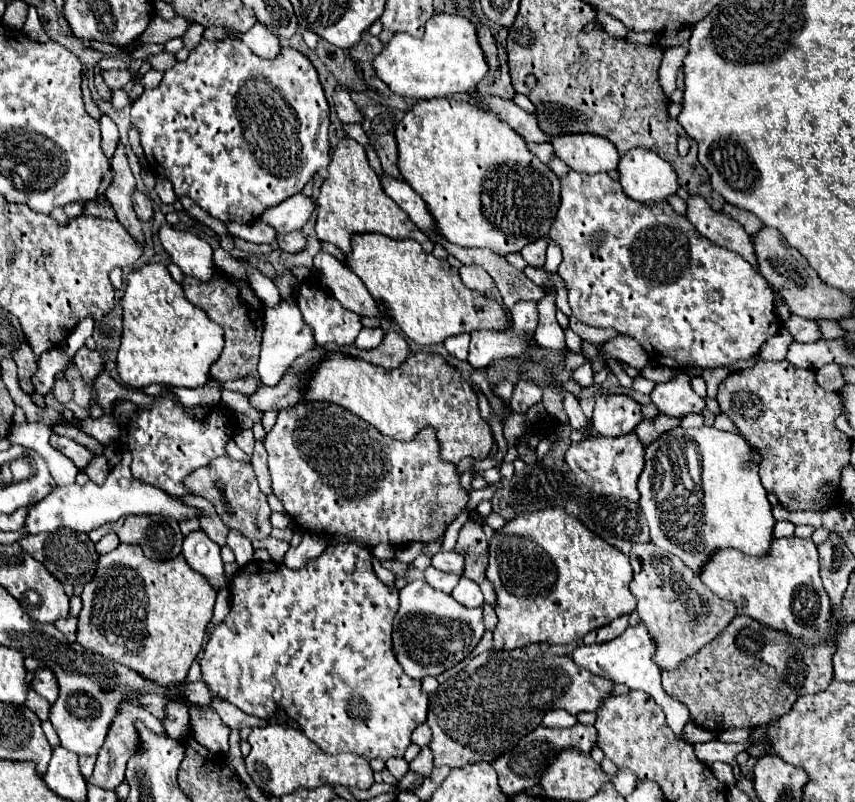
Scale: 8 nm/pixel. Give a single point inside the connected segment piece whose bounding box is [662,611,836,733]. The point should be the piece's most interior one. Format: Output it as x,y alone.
749,675

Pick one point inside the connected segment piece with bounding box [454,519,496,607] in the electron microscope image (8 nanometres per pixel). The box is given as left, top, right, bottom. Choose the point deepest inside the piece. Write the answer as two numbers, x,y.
472,543

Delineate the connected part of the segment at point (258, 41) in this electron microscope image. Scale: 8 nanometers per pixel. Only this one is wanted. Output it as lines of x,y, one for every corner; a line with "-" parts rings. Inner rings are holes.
256,23
248,33
240,35
240,39
260,57
274,59
280,53
280,43
274,33
270,33
262,23

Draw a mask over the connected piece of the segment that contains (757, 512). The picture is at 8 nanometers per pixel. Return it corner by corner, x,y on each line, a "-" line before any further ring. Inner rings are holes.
676,427
668,437
662,435
658,441
648,445
644,457
646,465
638,477
640,509
650,525
650,539
656,547
680,557
698,575
716,549
732,547
756,557
764,557
770,551
776,519
766,489
760,483
758,465
750,463
750,445
746,439
734,433
722,433
714,427

